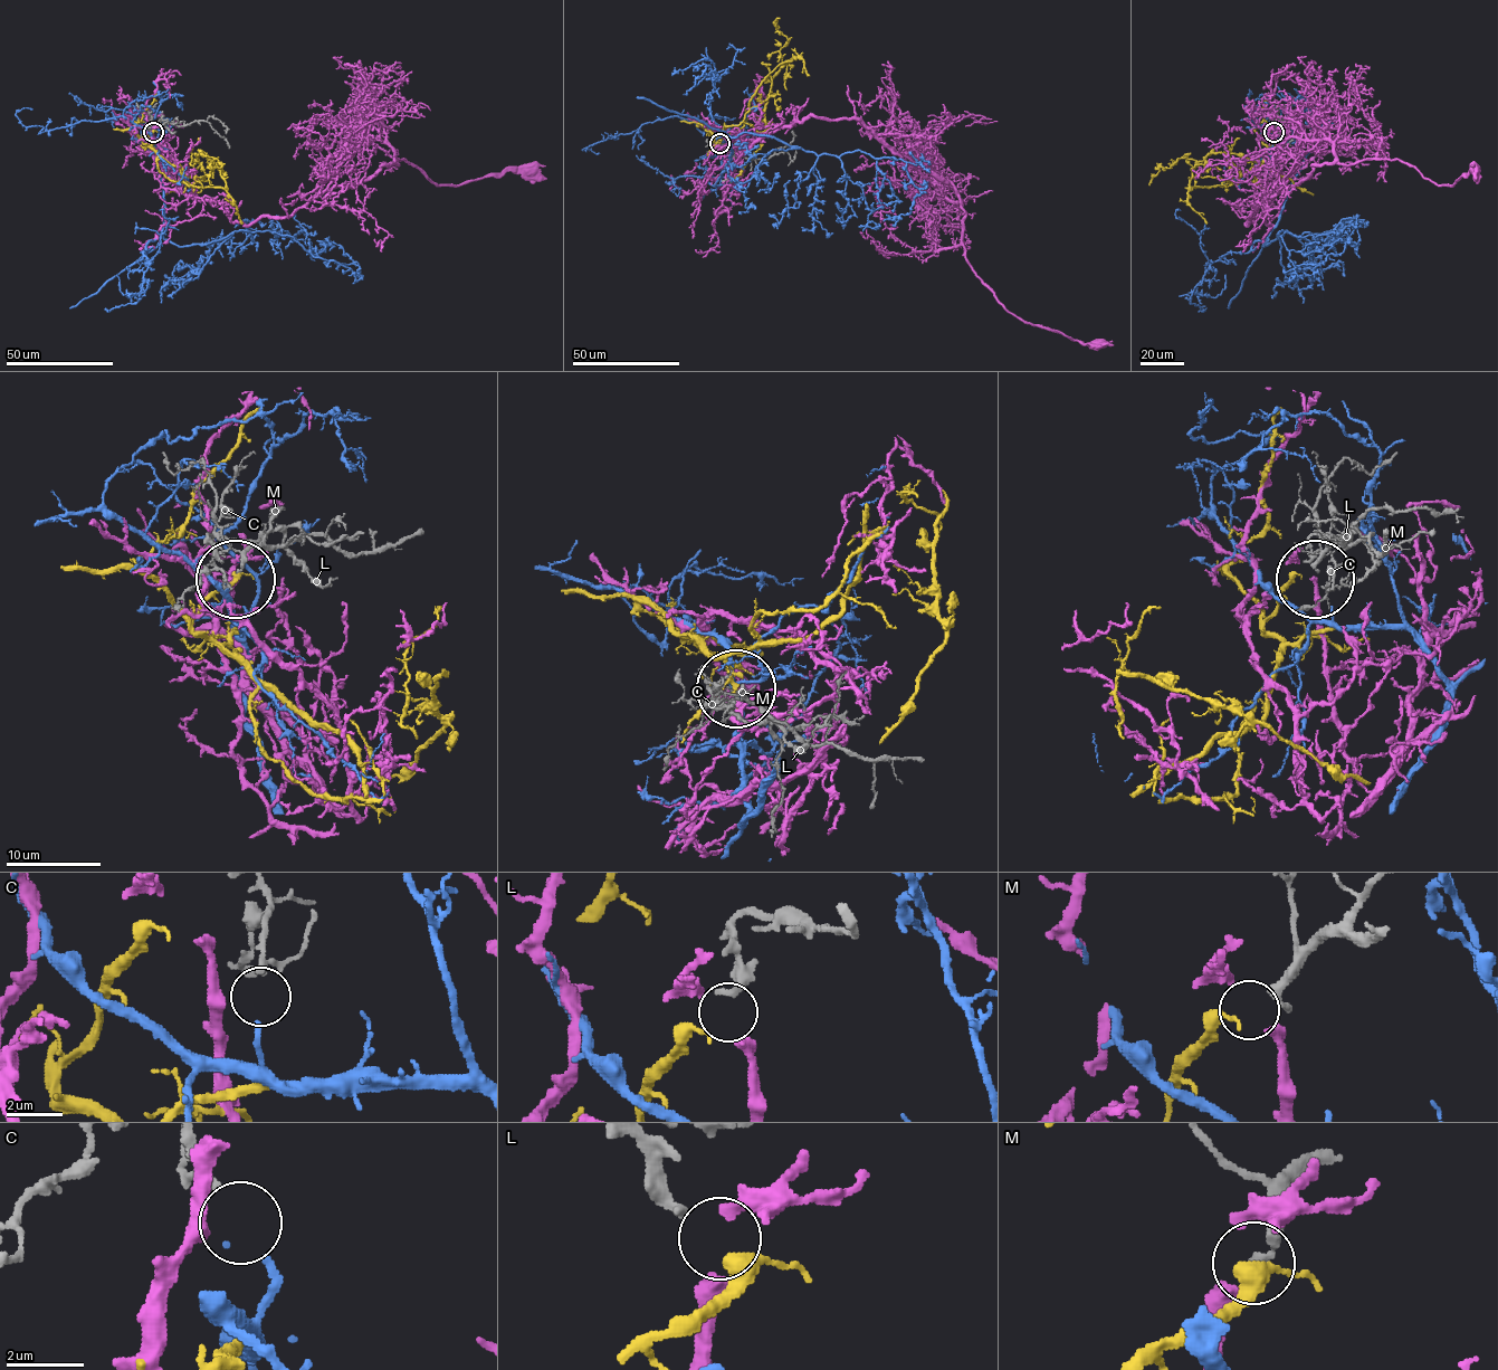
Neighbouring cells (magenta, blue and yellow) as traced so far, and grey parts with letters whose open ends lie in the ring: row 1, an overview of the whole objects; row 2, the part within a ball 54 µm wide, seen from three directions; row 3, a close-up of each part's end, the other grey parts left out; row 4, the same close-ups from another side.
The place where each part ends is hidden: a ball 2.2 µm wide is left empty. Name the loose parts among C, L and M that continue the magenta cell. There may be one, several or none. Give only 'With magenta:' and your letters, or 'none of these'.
With magenta: L

